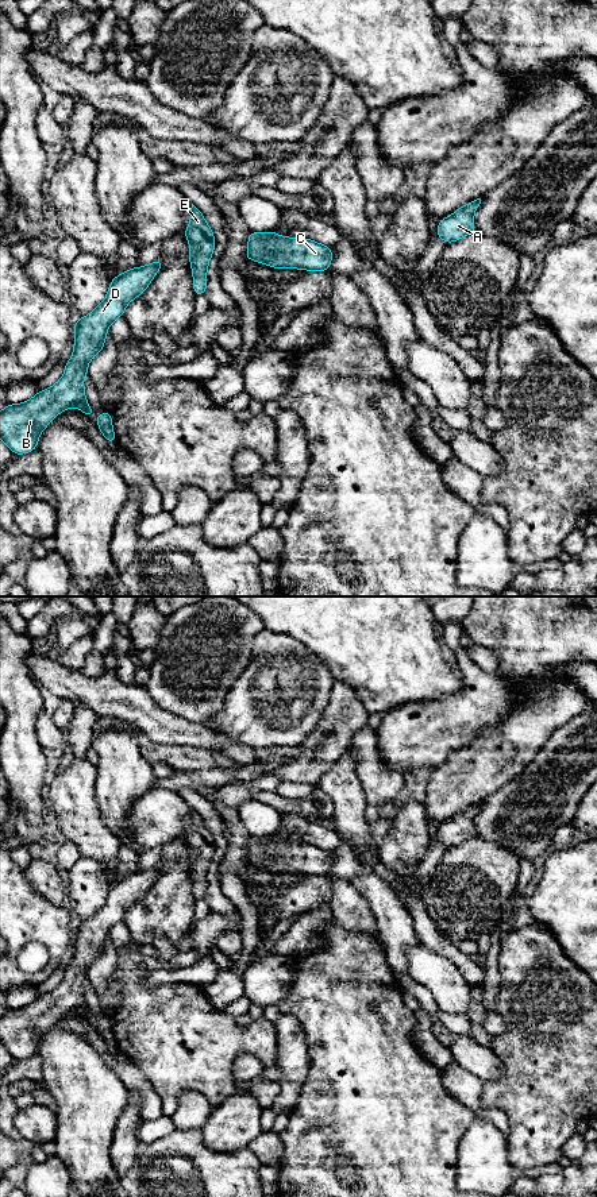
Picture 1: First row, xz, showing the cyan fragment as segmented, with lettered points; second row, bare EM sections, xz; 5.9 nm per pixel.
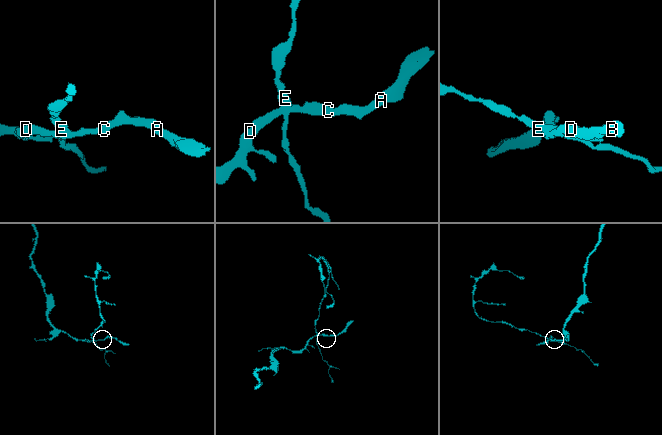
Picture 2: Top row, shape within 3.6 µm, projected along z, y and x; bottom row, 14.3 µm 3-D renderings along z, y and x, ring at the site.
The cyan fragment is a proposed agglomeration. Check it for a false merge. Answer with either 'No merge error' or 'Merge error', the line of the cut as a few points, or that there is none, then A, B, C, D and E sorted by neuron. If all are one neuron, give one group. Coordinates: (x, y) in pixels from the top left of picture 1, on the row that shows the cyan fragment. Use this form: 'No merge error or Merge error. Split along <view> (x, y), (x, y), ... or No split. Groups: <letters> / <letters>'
Merge error. Split along xz (191, 240), (193, 255), (189, 259). Groups: A B C D / E

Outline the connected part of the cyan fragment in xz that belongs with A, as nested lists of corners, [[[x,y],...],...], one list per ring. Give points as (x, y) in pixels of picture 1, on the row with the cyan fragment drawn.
[[[477,198],[457,209],[452,215],[439,220],[438,236],[448,244],[475,232],[474,212],[479,204],[481,198]]]

